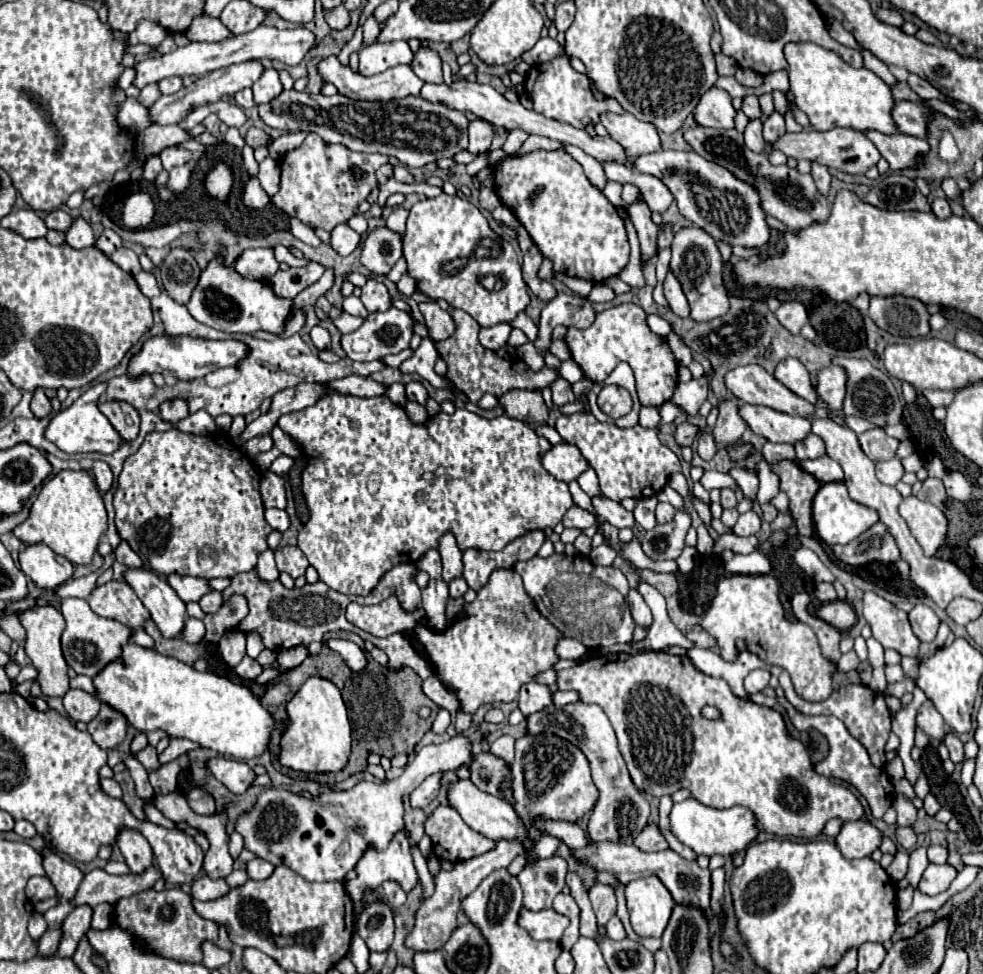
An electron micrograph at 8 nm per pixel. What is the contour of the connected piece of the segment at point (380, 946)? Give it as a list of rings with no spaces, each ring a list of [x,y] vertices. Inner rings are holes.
[[[386,903],[370,905],[358,919],[358,935],[370,951],[388,951],[394,937],[394,917]]]

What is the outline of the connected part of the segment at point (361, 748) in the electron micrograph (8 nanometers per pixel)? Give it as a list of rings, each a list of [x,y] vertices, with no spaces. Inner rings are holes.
[[[326,643],[322,647],[322,675],[324,679],[330,679],[332,683],[338,685],[346,707],[348,707],[348,715],[350,719],[354,719],[354,729],[352,729],[352,753],[348,759],[346,769],[340,773],[342,777],[348,775],[358,775],[366,769],[366,757],[370,753],[382,755],[392,759],[398,753],[410,755],[414,753],[416,743],[422,739],[422,735],[432,727],[432,721],[438,713],[438,705],[432,703],[424,693],[422,693],[422,679],[410,669],[402,669],[398,673],[390,671],[388,667],[376,663],[370,655],[368,655],[368,667],[360,673],[352,673],[352,669],[348,669],[348,665],[342,661],[342,657],[338,653],[334,653]],[[422,705],[430,705],[432,707],[432,715],[428,719],[422,719],[418,715],[418,709]]]

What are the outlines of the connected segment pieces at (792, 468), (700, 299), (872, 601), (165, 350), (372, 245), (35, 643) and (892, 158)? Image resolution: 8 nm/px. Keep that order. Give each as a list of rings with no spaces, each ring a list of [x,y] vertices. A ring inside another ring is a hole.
[[[780,461],[778,465],[772,465],[772,469],[780,475],[780,489],[790,497],[790,511],[798,533],[812,537],[812,499],[820,489],[820,483],[792,461]]]
[[[684,227],[676,231],[672,241],[672,261],[670,269],[682,283],[682,289],[690,303],[690,317],[694,321],[710,321],[714,317],[726,315],[728,311],[728,291],[722,281],[722,255],[714,239],[700,227]]]
[[[866,591],[862,601],[864,617],[872,627],[874,639],[878,639],[886,649],[898,651],[902,657],[918,657],[920,639],[914,635],[906,611],[872,591]]]
[[[150,337],[142,343],[142,349],[130,357],[130,365],[126,375],[130,379],[138,379],[142,375],[152,373],[172,373],[176,379],[194,381],[210,371],[202,371],[206,367],[236,367],[240,359],[246,355],[246,345],[240,341],[208,341],[208,339],[194,339],[194,337]]]
[[[386,227],[368,233],[362,245],[362,265],[372,275],[388,275],[394,263],[402,257],[402,239]]]
[[[36,605],[24,615],[20,615],[20,621],[26,629],[26,655],[32,659],[34,667],[38,669],[38,683],[48,697],[62,697],[68,691],[68,663],[64,661],[60,637],[64,631],[64,617],[62,613],[52,605]]]
[[[866,131],[866,135],[878,147],[880,155],[890,163],[892,171],[918,167],[930,151],[926,139],[918,139],[912,135],[904,135],[904,133],[884,135],[878,131]]]

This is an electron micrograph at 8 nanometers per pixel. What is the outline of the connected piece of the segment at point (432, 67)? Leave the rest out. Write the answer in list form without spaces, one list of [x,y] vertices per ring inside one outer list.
[[[422,47],[414,53],[412,59],[412,71],[426,83],[442,83],[442,69],[440,69],[440,55],[430,49]]]

